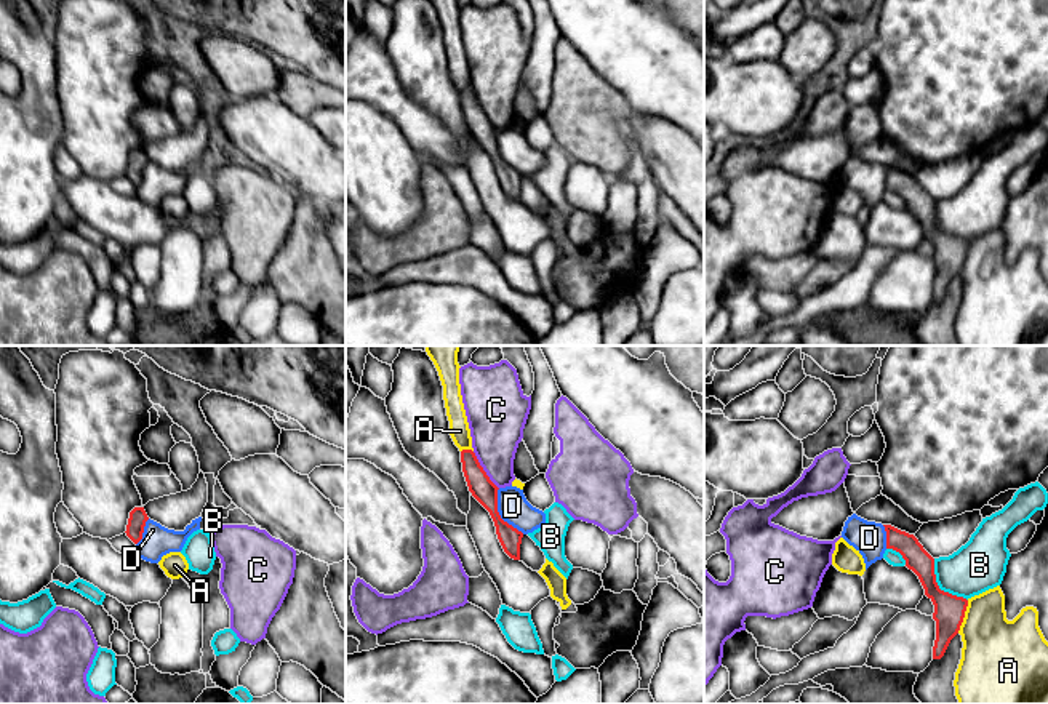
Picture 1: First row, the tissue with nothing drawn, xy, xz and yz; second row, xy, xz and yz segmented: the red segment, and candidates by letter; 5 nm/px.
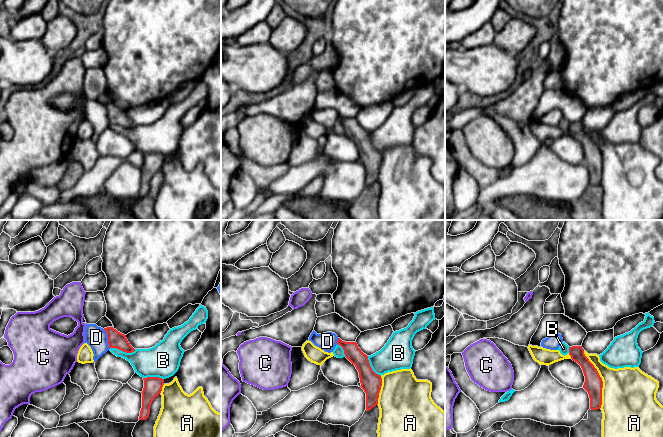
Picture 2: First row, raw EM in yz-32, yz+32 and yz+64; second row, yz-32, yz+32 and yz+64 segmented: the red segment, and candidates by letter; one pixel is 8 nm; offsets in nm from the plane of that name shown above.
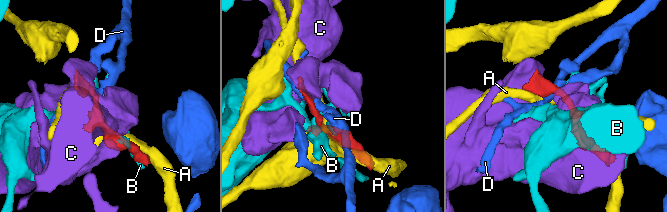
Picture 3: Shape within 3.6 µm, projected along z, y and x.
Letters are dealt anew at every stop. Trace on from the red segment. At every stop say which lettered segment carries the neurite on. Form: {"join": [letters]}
{"join": []}

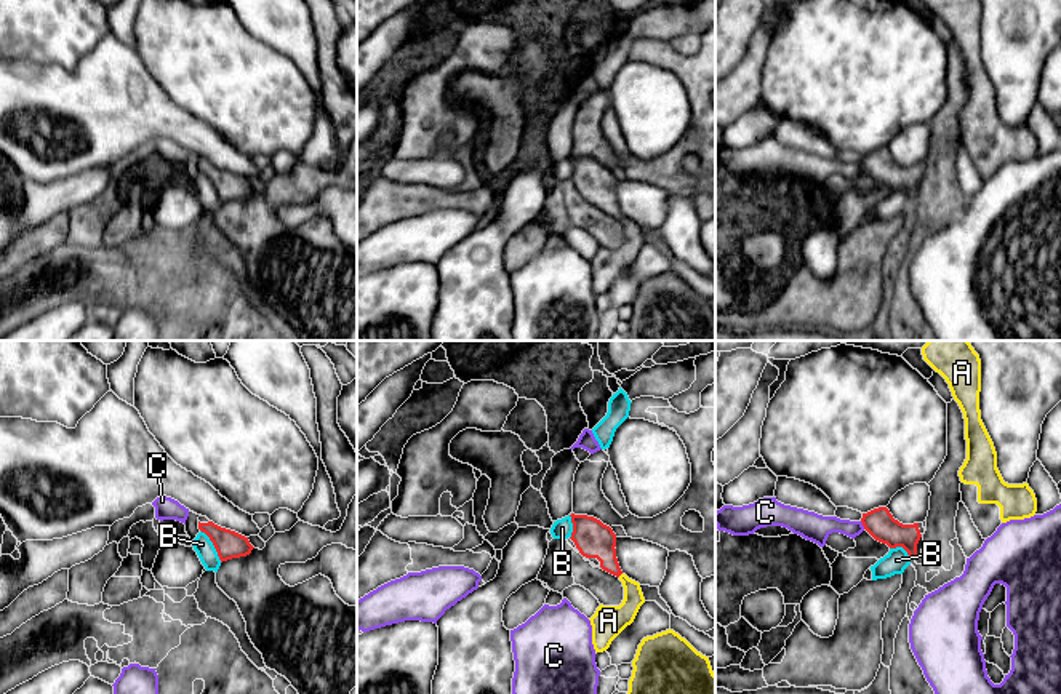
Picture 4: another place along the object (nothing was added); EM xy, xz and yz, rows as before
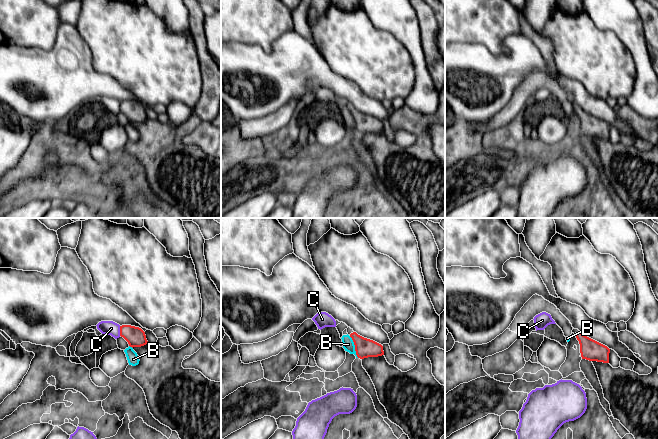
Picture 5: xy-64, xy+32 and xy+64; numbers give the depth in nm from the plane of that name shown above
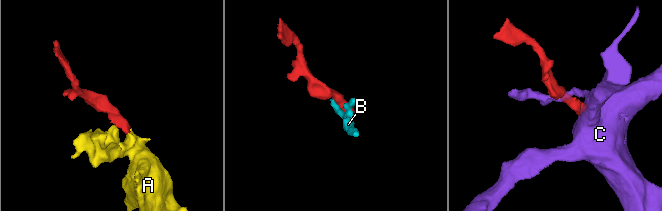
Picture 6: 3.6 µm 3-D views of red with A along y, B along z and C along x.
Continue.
{"join": ["A"]}

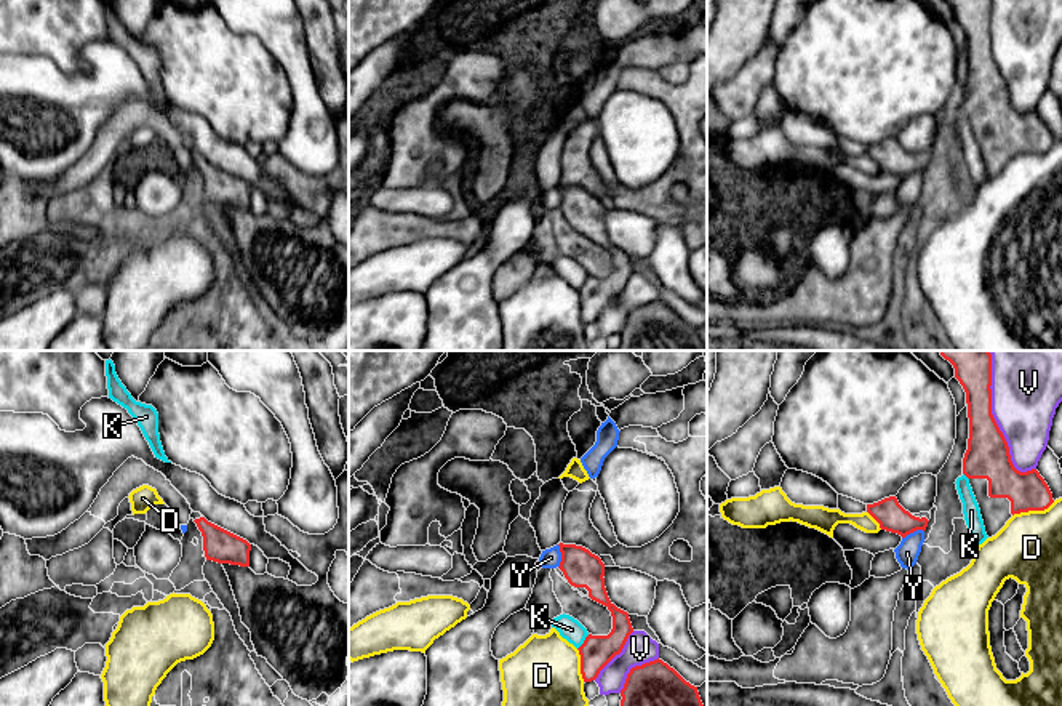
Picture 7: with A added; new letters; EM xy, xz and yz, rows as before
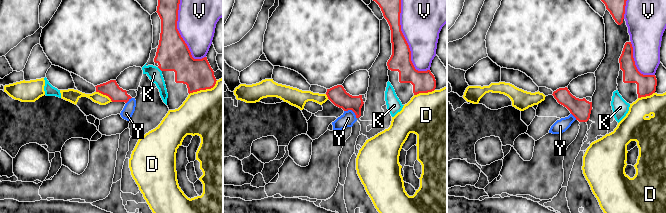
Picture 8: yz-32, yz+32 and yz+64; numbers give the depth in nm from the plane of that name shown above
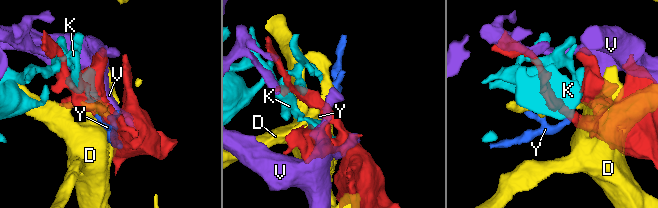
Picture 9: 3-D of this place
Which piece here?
{"join": []}

